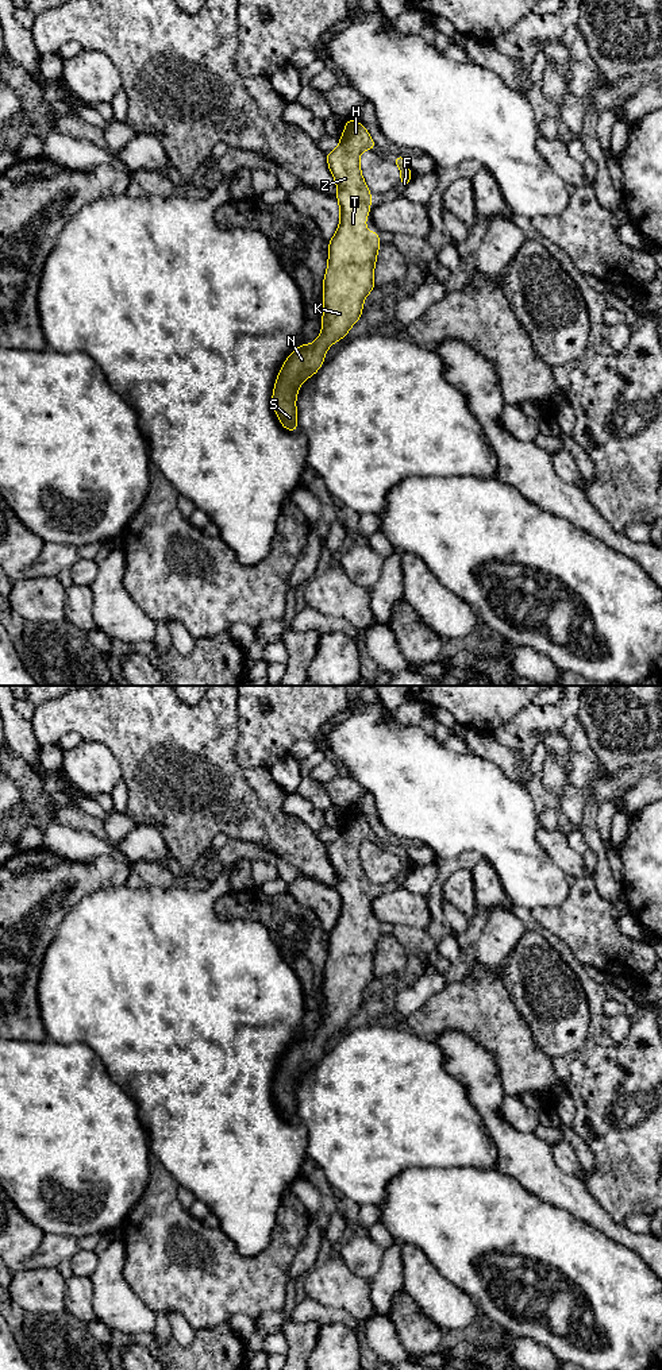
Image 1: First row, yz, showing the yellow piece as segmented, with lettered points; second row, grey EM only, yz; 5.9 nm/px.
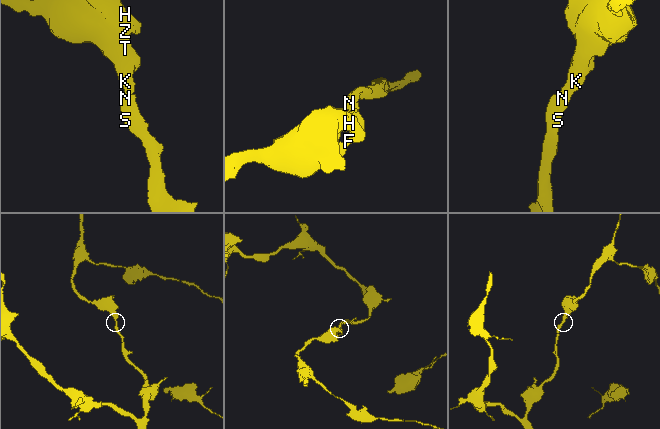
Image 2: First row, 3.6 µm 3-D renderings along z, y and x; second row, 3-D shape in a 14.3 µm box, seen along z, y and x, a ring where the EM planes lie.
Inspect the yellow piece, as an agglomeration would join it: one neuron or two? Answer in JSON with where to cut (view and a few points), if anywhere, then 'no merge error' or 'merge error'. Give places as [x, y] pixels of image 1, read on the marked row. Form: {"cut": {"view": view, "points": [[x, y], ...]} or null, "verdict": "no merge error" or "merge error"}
{"cut": null, "verdict": "no merge error"}

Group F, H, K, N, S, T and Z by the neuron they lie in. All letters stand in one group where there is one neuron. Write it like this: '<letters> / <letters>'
F H K N S T Z

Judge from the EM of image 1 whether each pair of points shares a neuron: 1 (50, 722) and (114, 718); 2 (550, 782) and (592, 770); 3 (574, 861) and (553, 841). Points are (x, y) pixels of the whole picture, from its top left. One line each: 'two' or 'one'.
1: one
2: one
3: one

